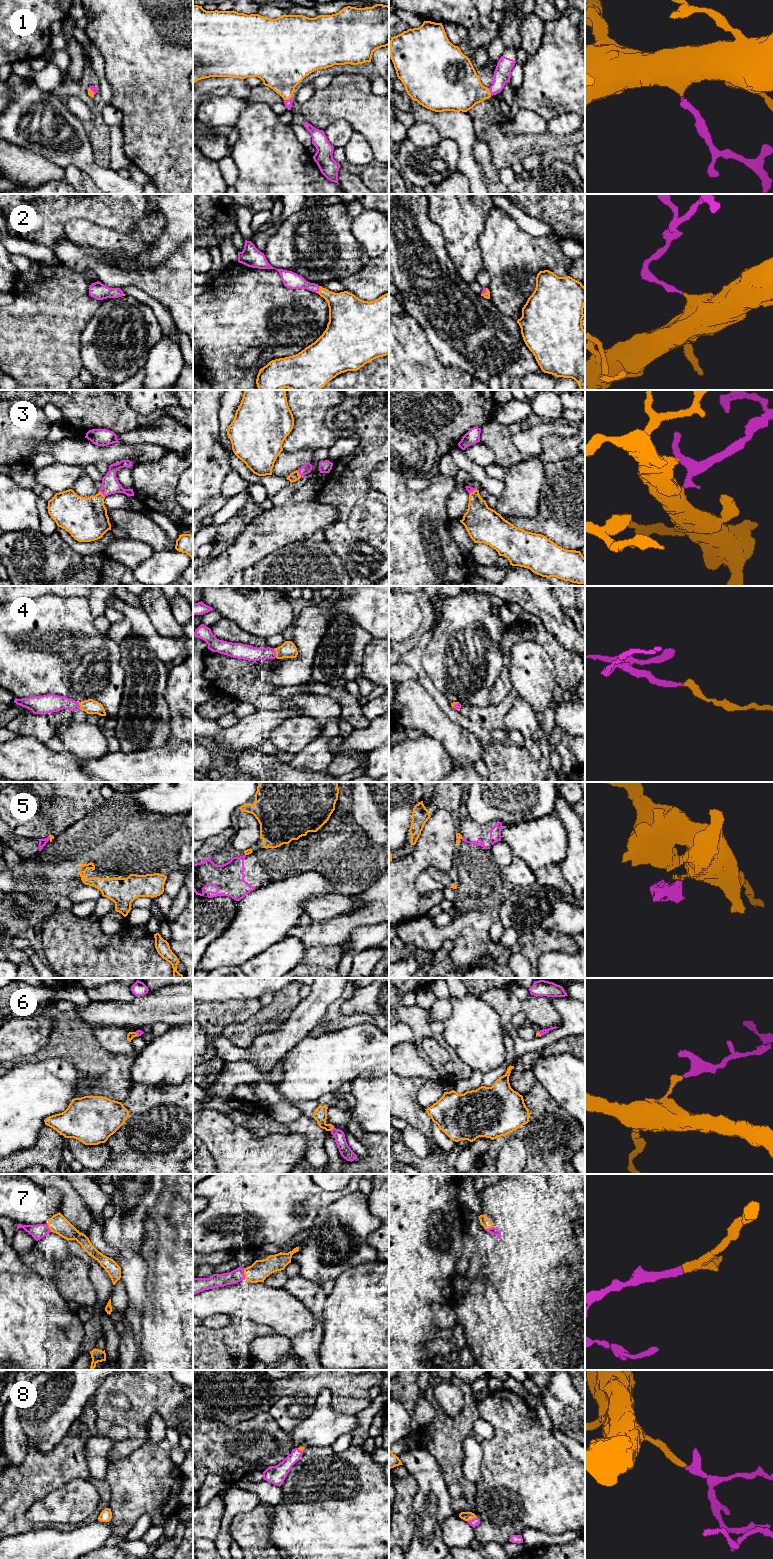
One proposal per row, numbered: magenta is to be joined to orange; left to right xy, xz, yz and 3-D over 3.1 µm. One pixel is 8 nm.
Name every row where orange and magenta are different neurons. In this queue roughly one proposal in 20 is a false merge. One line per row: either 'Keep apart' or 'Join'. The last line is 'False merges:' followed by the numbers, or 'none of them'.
1: Join
2: Join
3: Join
4: Join
5: Keep apart
6: Join
7: Join
8: Join
False merges: 5

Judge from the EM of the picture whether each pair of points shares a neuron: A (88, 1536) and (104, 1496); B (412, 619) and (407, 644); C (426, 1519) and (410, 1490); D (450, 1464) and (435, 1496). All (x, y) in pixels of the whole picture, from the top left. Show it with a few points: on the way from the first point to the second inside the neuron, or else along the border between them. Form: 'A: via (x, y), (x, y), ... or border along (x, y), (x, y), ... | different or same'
A: border along (97, 1520), (83, 1524) | different
B: border along (421, 618), (419, 627), (410, 636), (399, 642) | different
C: border along (410, 1475), (417, 1484), (413, 1502), (415, 1522) | different
D: border along (432, 1457), (440, 1467), (451, 1500) | different

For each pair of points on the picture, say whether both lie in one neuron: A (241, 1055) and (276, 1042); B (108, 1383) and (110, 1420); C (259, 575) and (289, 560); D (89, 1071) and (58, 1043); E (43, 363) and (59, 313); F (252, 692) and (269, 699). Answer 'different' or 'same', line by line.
A: same
B: same
C: same
D: same
E: same
F: same

